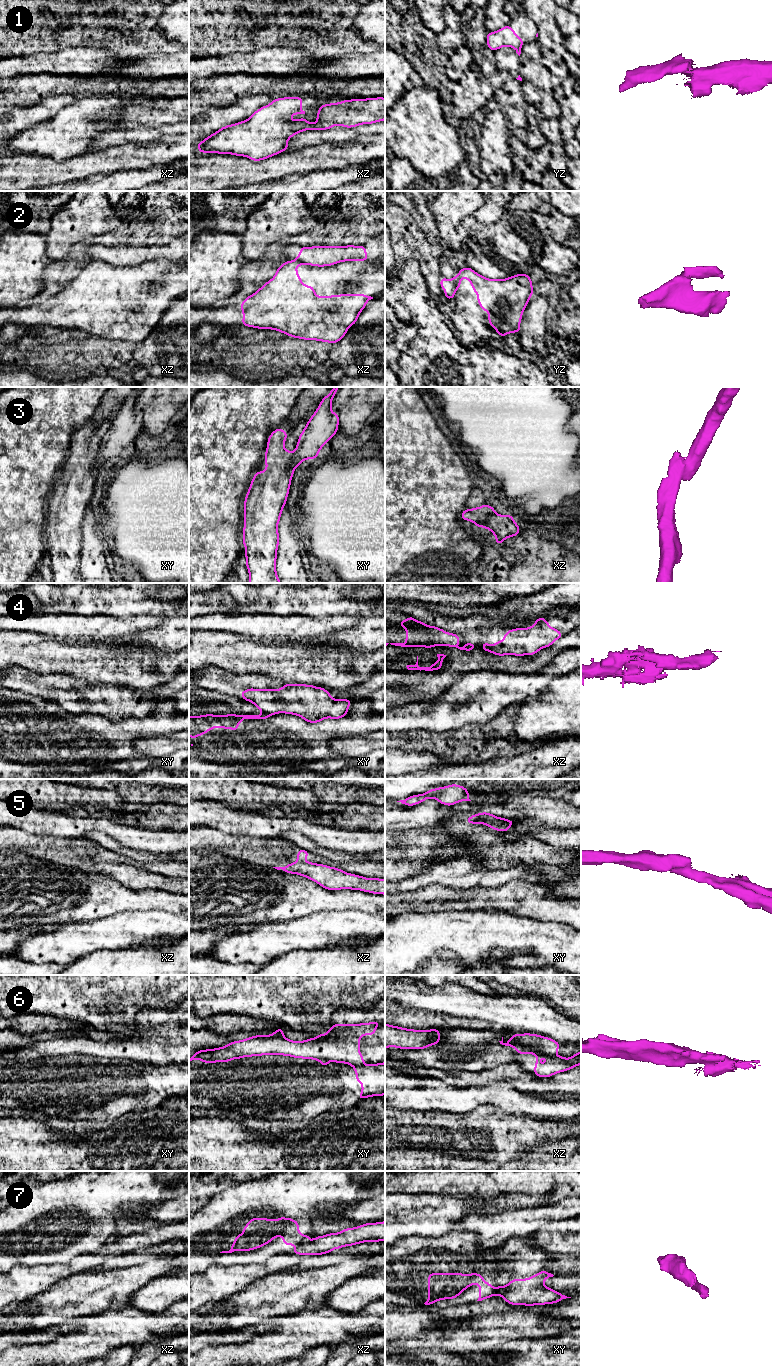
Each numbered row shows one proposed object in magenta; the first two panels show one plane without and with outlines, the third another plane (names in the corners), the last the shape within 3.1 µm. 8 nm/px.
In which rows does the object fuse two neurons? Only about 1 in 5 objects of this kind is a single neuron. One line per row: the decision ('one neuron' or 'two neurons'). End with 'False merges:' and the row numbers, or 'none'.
1: two neurons
2: two neurons
3: two neurons
4: two neurons
5: two neurons
6: two neurons
7: two neurons
False merges: 1, 2, 3, 4, 5, 6, 7

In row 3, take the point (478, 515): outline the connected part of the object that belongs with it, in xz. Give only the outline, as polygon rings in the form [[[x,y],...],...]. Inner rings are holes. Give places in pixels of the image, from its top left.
[[[484,504],[477,508],[472,508],[472,509],[466,508],[461,513],[461,519],[471,521],[479,528],[483,527],[486,518],[494,513],[495,513],[494,507]]]

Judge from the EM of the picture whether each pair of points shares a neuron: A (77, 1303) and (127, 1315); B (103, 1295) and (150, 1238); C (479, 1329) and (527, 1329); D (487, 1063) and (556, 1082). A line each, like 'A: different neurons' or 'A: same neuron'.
A: different neurons
B: different neurons
C: same neuron
D: different neurons

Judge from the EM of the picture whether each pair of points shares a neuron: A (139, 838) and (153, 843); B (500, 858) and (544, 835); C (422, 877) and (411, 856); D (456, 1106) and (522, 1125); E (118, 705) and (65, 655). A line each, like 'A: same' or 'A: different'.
A: same
B: different
C: different
D: different
E: different

